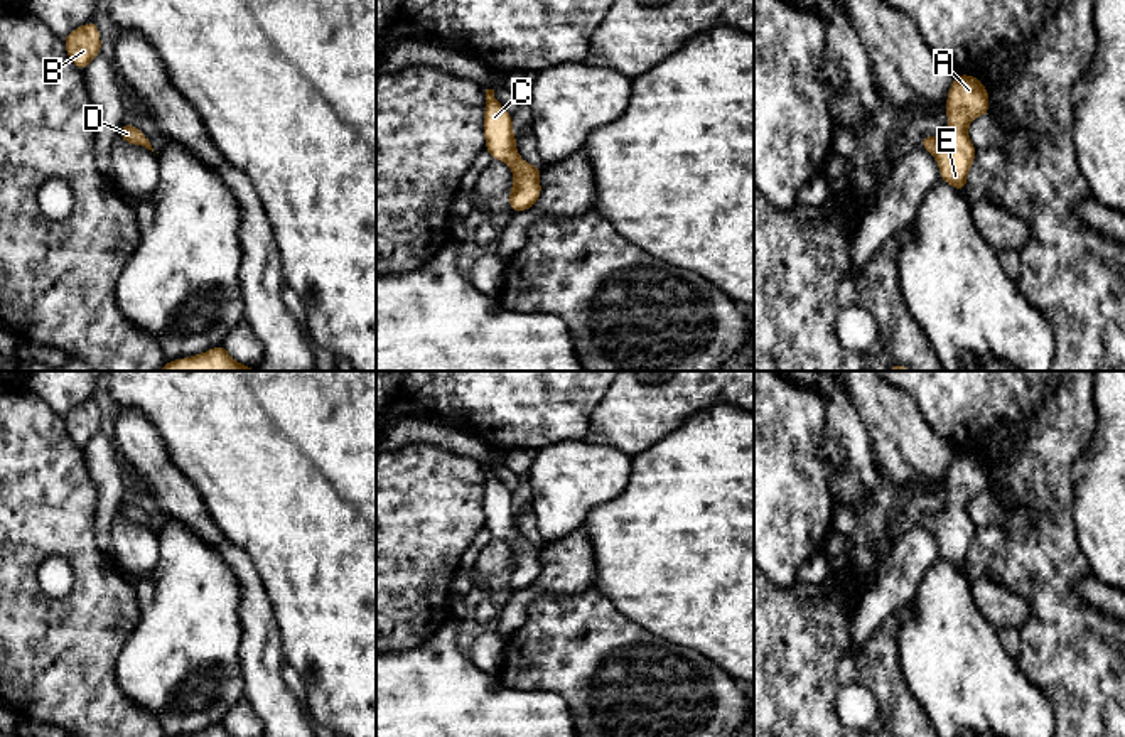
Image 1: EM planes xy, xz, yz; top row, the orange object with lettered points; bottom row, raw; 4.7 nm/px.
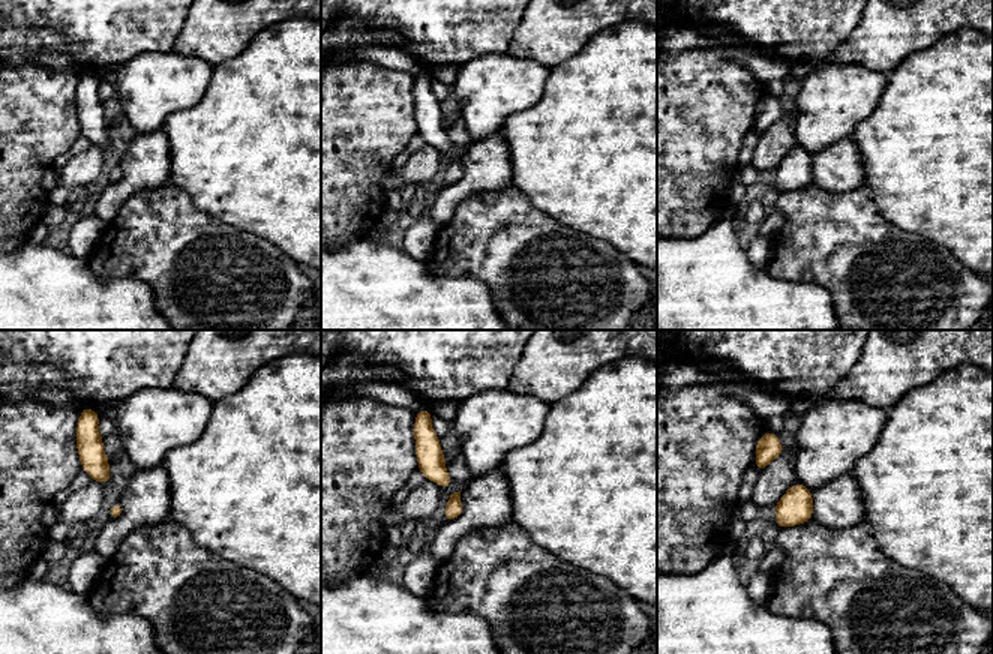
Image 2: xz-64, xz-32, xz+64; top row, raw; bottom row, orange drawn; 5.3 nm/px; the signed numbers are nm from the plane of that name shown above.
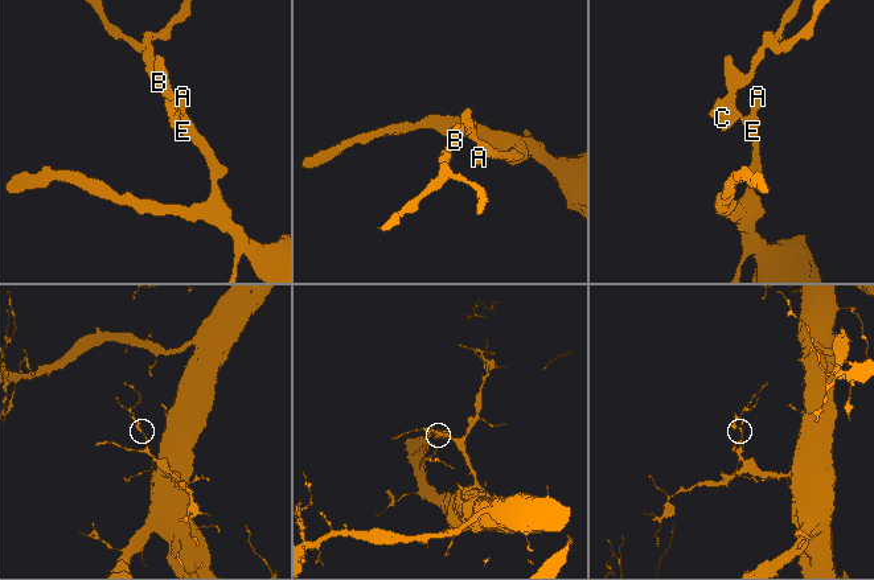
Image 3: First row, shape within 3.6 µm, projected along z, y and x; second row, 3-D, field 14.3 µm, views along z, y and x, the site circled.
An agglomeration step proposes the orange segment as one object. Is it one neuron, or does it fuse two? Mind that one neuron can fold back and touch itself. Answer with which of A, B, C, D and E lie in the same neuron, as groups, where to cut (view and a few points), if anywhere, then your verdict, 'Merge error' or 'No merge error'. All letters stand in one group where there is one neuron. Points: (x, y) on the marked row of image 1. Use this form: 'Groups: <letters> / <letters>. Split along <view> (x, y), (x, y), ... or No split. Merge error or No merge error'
Groups: A B C D E. No split. No merge error

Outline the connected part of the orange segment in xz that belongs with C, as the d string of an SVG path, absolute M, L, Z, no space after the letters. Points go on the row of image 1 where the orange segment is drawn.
M486 89L486 110L482 133L484 150L494 160L513 169L513 187L509 191L509 211L528 211L541 197L541 167L525 162L516 150L511 113L496 100L494 89Z

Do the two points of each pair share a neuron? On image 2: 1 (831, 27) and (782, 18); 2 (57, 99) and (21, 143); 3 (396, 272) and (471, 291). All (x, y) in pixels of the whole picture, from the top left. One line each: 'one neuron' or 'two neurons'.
1: one neuron
2: one neuron
3: one neuron

